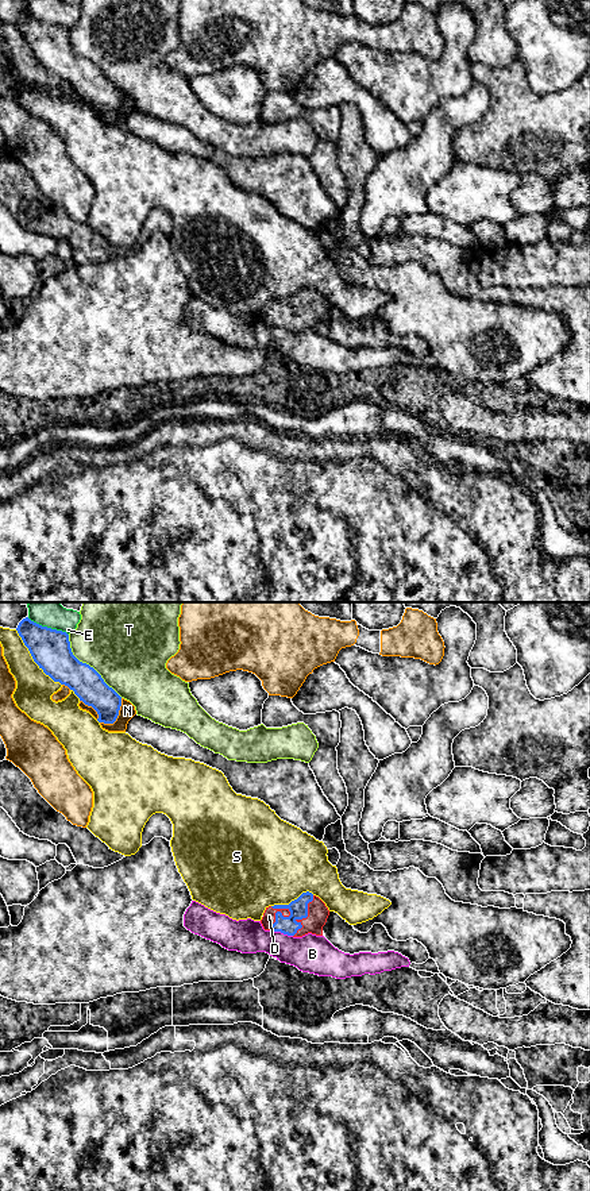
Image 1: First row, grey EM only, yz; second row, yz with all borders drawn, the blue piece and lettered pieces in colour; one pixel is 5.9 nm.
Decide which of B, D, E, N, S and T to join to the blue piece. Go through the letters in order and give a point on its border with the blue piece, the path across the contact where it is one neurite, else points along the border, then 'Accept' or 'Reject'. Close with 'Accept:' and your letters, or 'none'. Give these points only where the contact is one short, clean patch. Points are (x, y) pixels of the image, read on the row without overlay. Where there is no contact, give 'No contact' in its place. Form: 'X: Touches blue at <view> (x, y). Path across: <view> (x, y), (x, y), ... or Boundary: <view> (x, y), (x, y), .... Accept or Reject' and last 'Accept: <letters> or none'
B: Touches blue at yz (281, 327). Reject
D: Touches blue at yz (276, 311). Accept
E: Touches blue at yz (46, 22). Reject
N: Touches blue at yz (116, 112). Reject
S: Touches blue at yz (33, 53). Reject
T: Touches blue at yz (88, 60). Reject
Accept: D

